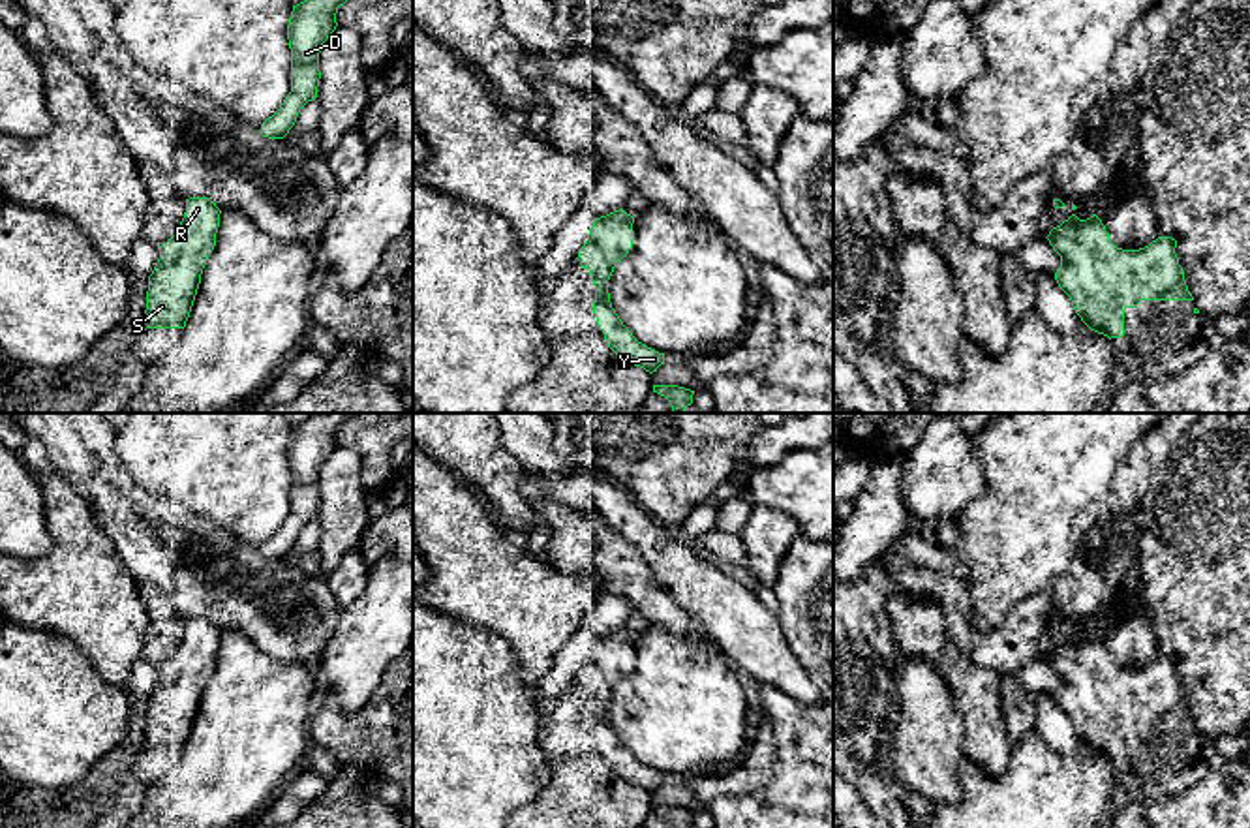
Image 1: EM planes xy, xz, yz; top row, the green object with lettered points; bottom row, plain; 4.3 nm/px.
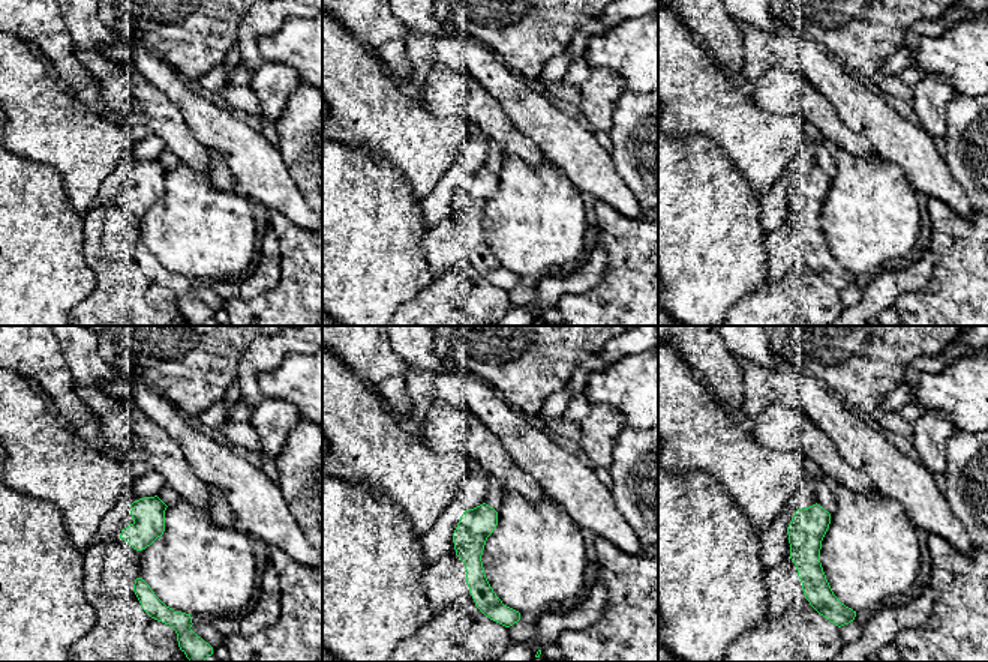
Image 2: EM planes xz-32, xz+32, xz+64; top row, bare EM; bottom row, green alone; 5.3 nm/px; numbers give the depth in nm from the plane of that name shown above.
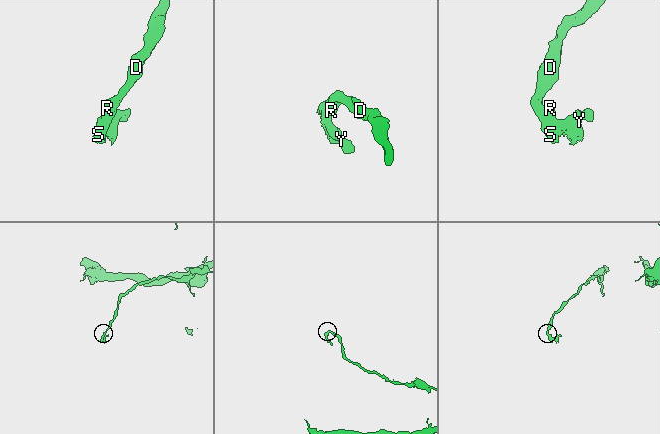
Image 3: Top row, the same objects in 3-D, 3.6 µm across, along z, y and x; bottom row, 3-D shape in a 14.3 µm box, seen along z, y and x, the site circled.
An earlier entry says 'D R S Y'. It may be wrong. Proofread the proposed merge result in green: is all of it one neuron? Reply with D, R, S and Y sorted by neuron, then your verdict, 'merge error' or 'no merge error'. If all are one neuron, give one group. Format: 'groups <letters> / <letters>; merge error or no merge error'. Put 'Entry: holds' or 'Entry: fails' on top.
Entry: holds
groups D R S Y; no merge error

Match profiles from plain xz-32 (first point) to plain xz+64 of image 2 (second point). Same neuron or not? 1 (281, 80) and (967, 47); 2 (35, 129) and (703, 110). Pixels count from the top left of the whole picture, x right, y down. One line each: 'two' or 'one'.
1: two
2: one

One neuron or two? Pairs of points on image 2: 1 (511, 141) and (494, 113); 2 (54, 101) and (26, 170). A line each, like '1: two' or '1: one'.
1: one
2: two

